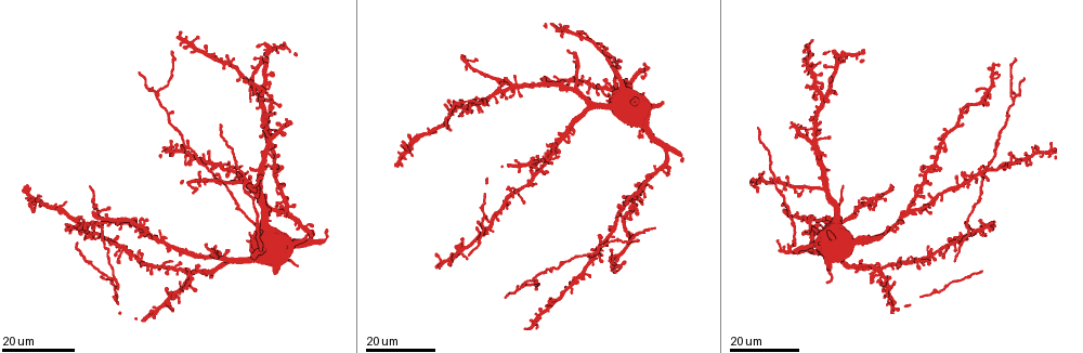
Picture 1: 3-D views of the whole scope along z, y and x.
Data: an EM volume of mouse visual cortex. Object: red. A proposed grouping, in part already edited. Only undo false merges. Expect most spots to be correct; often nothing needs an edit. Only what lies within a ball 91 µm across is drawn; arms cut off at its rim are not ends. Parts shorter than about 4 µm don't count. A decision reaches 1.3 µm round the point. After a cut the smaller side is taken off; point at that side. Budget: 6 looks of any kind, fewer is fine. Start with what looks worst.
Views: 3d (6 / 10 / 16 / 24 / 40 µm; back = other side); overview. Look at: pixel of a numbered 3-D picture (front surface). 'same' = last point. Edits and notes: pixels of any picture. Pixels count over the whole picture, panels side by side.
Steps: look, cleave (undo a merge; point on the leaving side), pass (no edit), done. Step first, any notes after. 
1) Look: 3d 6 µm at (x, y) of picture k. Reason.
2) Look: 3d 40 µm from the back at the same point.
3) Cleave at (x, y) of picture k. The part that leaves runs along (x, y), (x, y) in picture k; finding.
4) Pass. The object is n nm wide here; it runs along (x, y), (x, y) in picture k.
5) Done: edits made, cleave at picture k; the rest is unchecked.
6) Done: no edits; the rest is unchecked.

Look: 3d 24 µm at (121, 248) of picture 1.

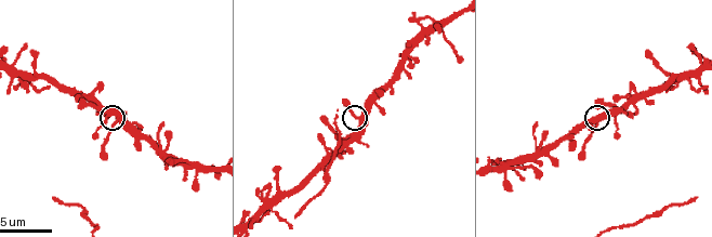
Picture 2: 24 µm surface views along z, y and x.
Look: 3d 10 µm at (357, 119) of picture 2.

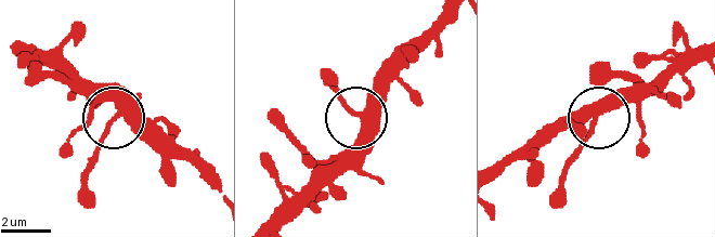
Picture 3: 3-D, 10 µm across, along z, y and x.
Pass. The side arm is 24 µm long; it runs along (215, 176), (159, 128), (119, 119), (91, 160) in picture 3; all the same cell.

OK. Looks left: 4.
Look: 3d 24 µm at (470, 112) of picture 1.

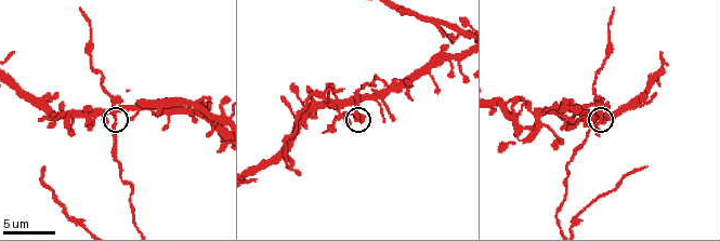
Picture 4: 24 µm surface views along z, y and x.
Look: 3d 10 µm at (599, 118) of picture 4.

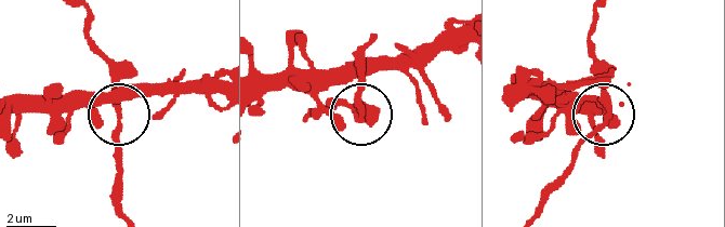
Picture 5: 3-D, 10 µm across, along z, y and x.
Pass. Continuous, no second cell.

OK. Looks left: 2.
Look: 3d 16 µm at (584, 253) of picture 1. Arms part here.

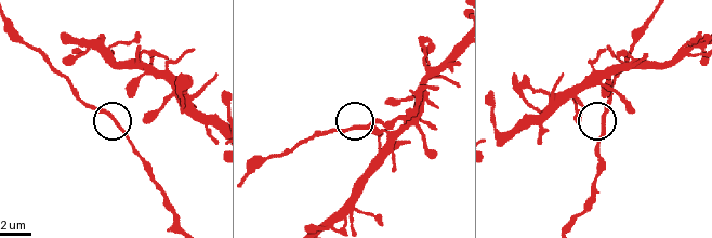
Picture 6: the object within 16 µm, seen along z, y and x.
Look: 3d 10 µm at (602, 115) of picture 6.

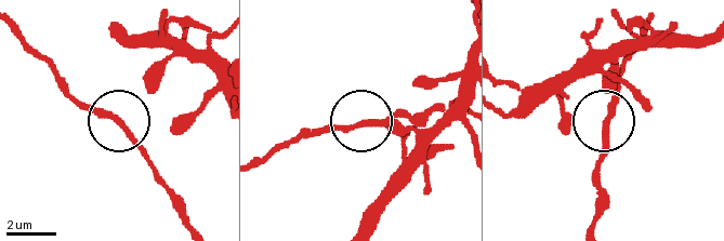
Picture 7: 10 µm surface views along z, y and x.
Pass. 3 arms meet here; one cell here.

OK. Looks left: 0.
Done: no edits; the rest is unchecked.

